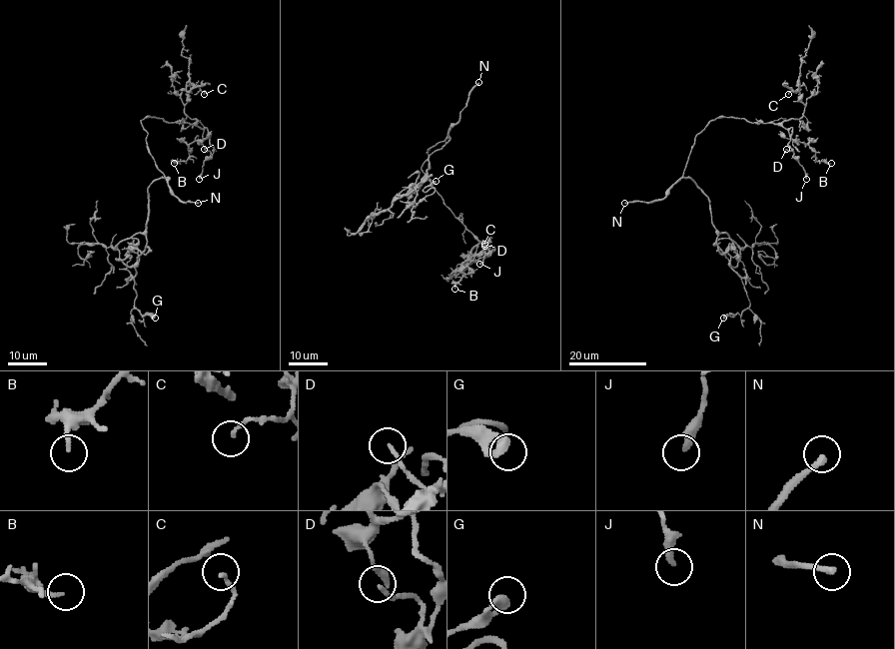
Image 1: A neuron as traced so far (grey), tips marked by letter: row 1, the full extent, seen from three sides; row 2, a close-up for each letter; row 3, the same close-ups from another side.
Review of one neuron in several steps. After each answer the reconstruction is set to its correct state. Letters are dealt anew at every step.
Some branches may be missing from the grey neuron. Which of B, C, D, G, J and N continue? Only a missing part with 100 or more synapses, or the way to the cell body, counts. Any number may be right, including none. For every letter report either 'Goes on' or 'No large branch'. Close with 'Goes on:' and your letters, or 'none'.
B: No large branch
C: No large branch
D: No large branch
G: No large branch
J: No large branch
N: Goes on
Goes on: N

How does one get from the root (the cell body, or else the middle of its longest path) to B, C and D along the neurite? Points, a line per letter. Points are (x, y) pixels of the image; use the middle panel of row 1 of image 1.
B: (432, 147), (422, 172), (452, 215), (484, 246), (468, 265), (469, 273), (454, 289)
C: (432, 147), (421, 170), (444, 203), (478, 241), (476, 253), (464, 262), (466, 257), (483, 254), (484, 246)
D: (432, 147), (422, 172), (452, 215), (486, 250), (490, 246), (493, 249), (490, 251), (484, 244)

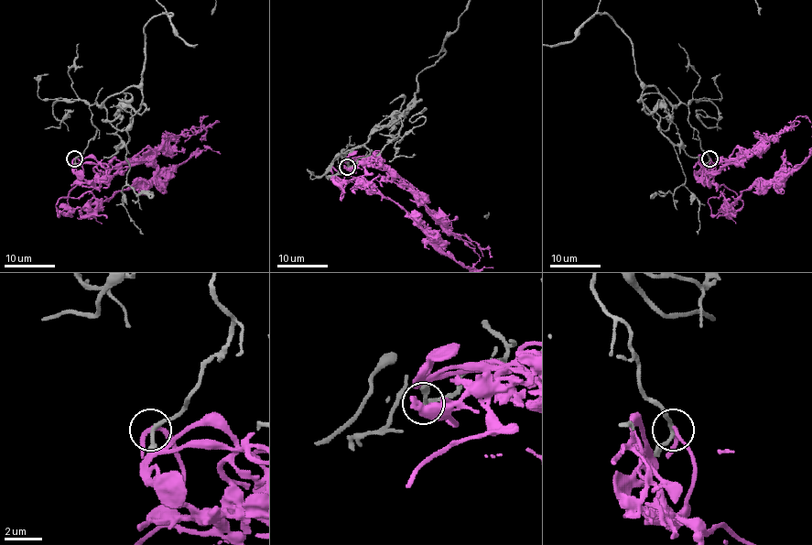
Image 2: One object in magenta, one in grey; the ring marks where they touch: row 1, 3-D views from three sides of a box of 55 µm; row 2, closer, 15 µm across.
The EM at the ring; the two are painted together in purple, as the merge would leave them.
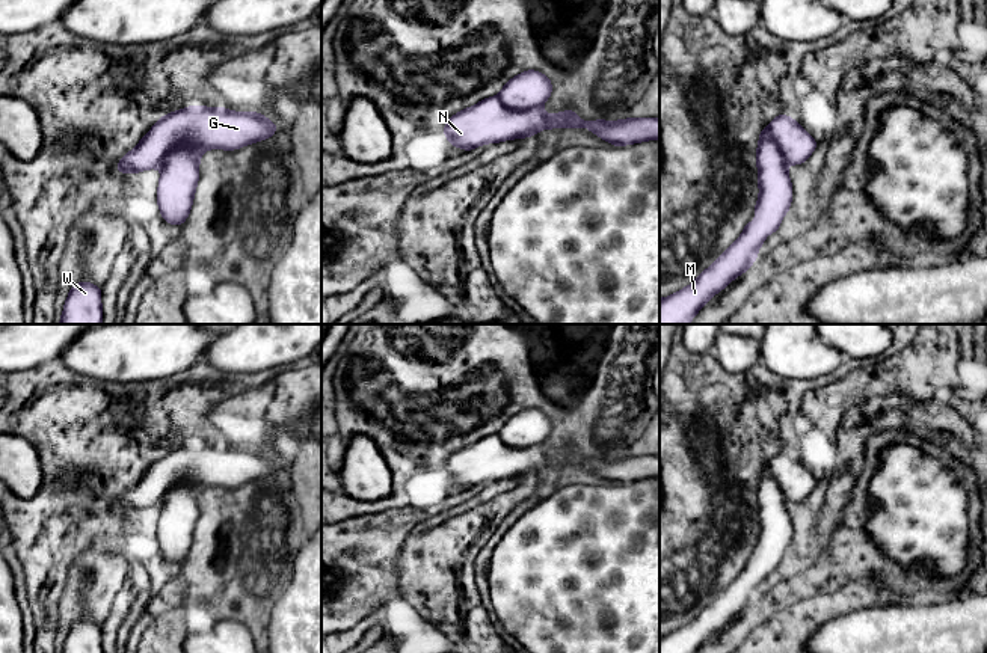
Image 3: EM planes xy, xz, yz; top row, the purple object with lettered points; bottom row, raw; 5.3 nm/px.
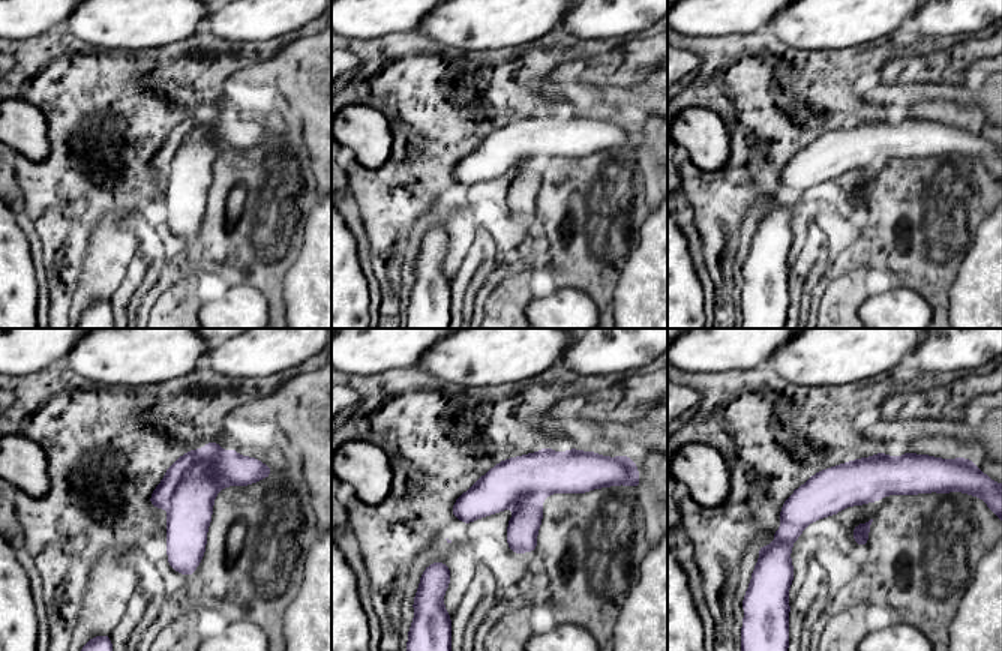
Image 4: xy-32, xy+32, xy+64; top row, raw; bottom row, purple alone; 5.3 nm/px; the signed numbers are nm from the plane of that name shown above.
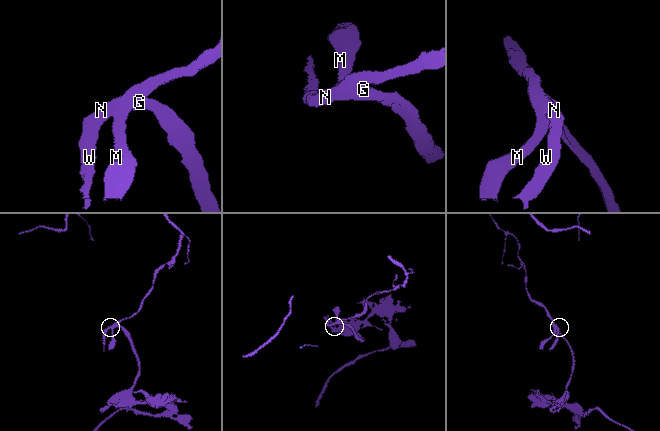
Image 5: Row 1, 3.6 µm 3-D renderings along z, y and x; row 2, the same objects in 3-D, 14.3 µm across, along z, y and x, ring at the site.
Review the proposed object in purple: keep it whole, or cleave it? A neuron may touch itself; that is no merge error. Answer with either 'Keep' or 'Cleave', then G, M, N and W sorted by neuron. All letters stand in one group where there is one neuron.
Keep. Groups: G M N W

